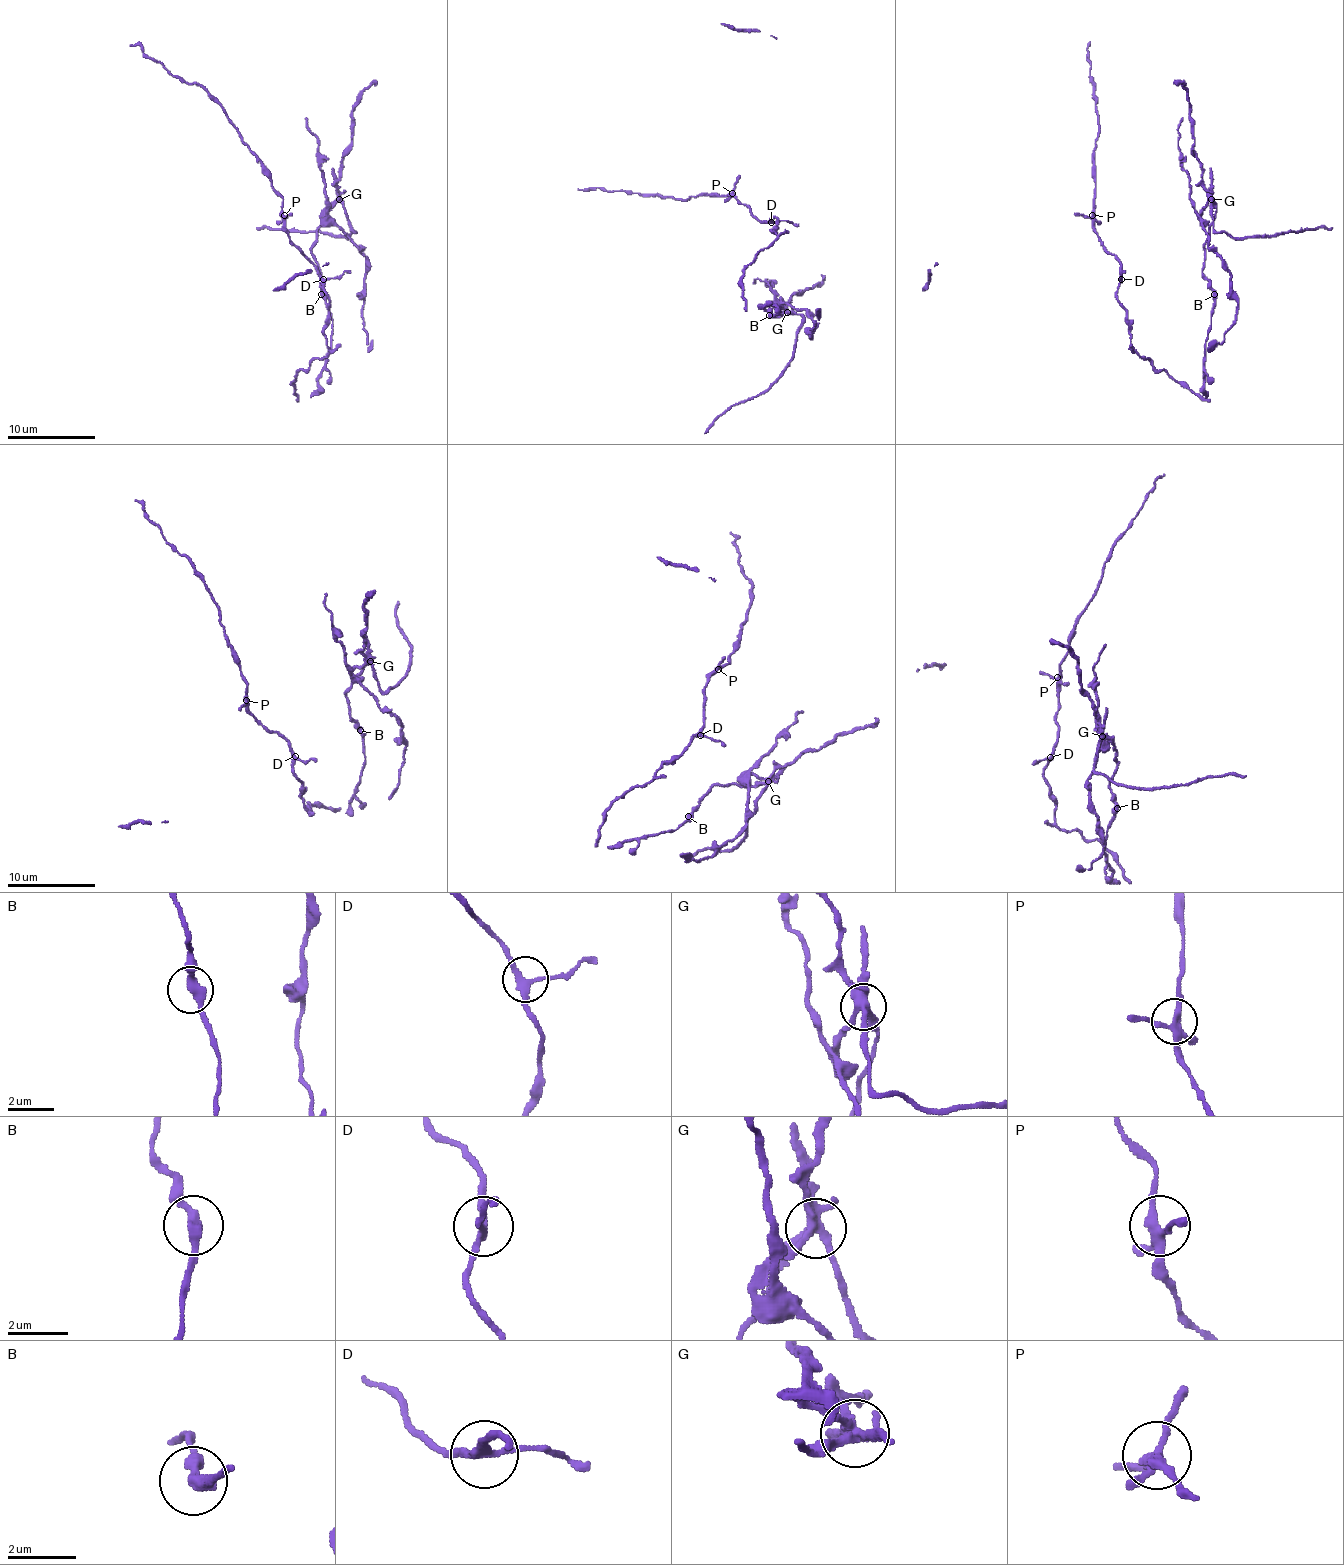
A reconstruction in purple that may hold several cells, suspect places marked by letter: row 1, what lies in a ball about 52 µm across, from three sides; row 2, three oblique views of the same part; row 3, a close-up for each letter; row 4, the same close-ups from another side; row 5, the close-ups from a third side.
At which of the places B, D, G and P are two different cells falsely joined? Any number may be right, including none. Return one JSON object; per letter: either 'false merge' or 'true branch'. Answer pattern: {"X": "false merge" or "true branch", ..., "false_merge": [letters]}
{"B": "true branch", "D": "true branch", "G": "false merge", "P": "true branch", "false_merge": ["G"]}

